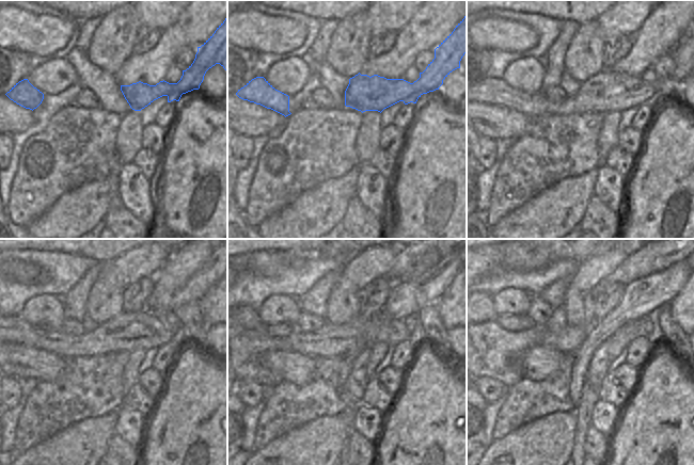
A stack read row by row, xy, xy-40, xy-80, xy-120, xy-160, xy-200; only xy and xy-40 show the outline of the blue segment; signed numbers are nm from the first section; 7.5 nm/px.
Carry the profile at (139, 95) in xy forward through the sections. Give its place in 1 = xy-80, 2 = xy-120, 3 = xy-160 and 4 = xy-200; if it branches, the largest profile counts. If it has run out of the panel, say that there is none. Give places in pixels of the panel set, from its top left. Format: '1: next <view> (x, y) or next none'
1: next xy-80 (608, 91)
2: next xy-120 (128, 331)
3: next xy-160 (362, 332)
4: next xy-200 (567, 340)

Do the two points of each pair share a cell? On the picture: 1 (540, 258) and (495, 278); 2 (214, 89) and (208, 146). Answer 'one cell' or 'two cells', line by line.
1: two cells
2: two cells

